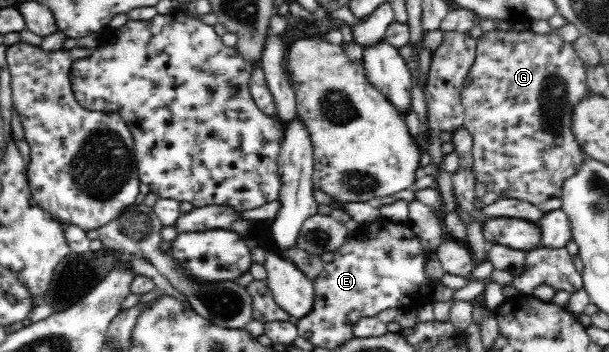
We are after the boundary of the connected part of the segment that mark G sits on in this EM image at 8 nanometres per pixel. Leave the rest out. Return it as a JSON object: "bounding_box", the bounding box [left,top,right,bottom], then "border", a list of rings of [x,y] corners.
{"bounding_box":[462,27,590,213],"border":[[[527,27],[522,32],[511,29],[485,32],[477,39],[476,60],[462,91],[464,127],[473,137],[476,180],[499,199],[519,199],[534,204],[544,213],[562,208],[562,184],[585,160],[571,125],[573,108],[590,93],[586,66],[573,44],[565,42],[558,31],[536,34]]]}

